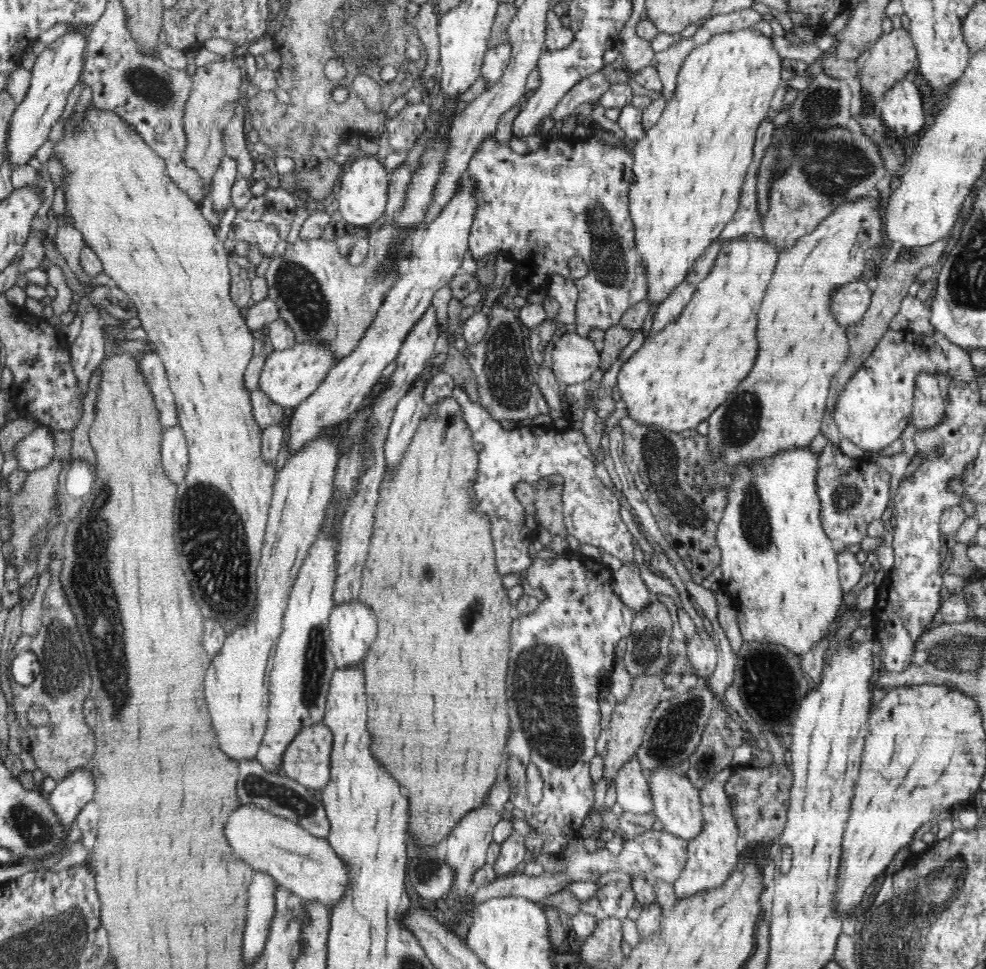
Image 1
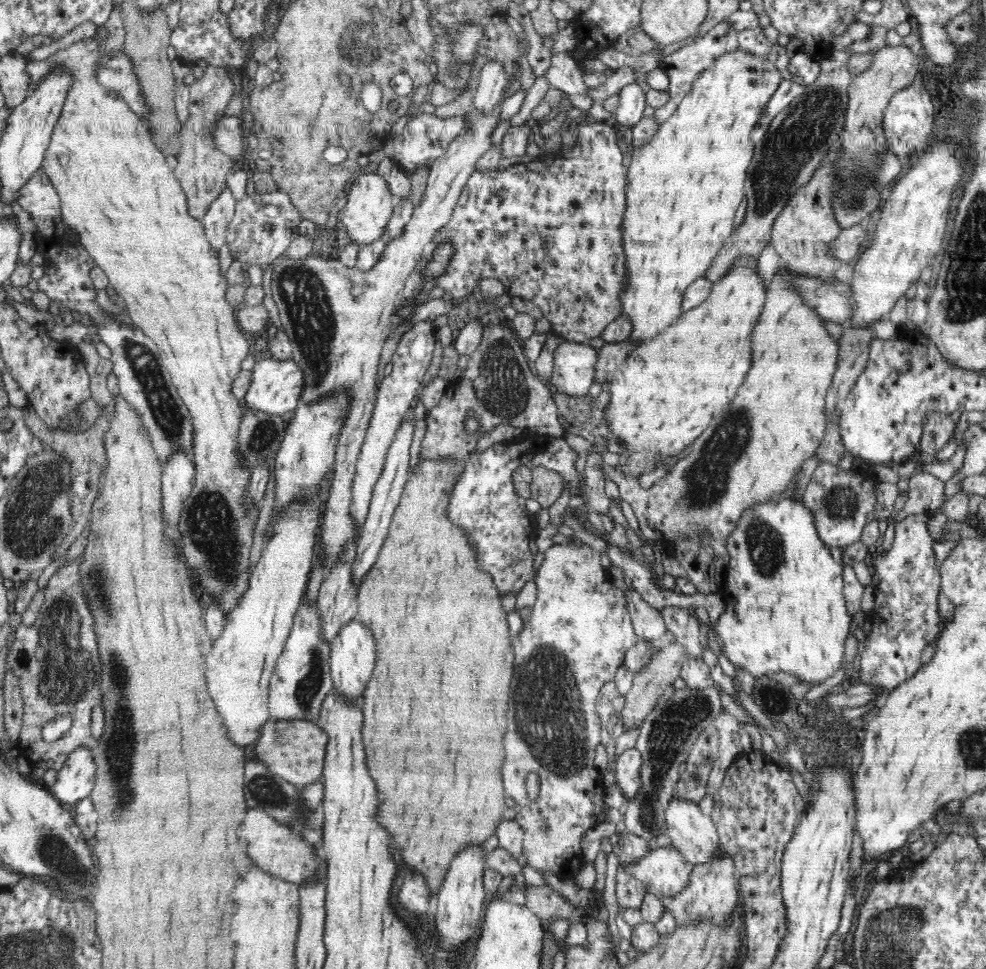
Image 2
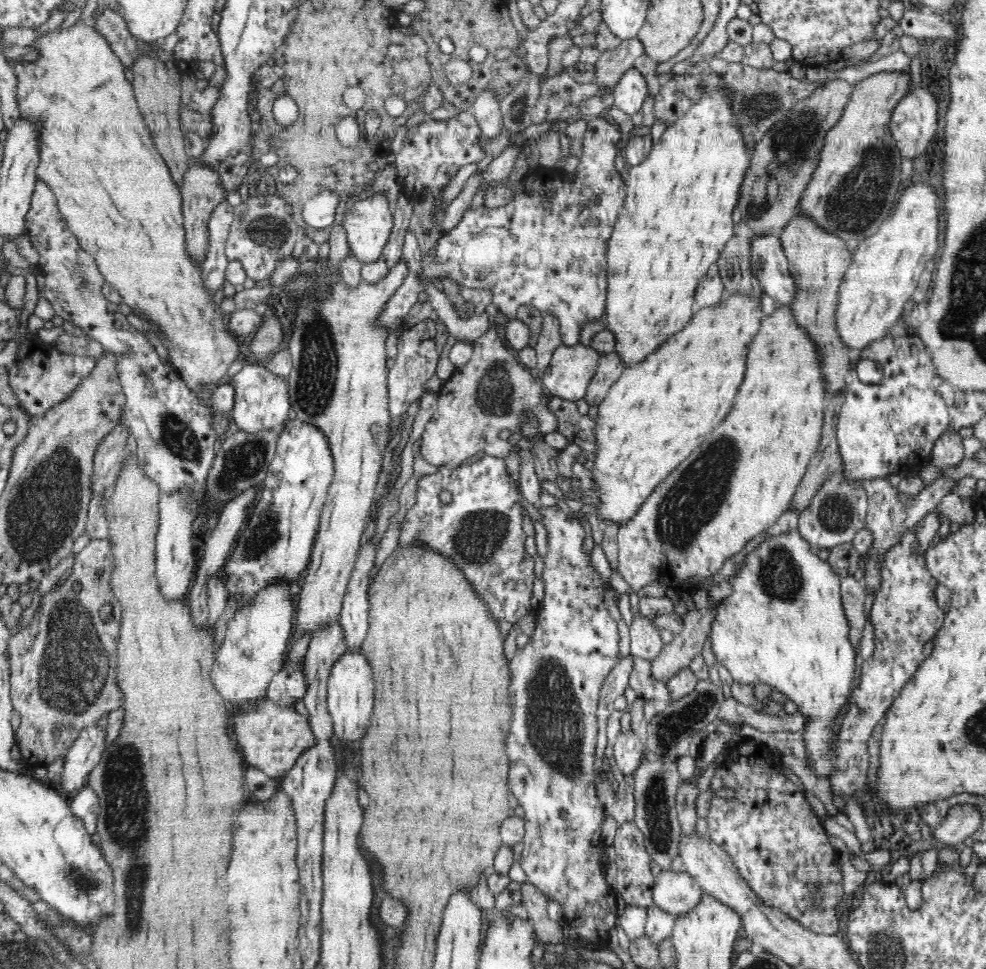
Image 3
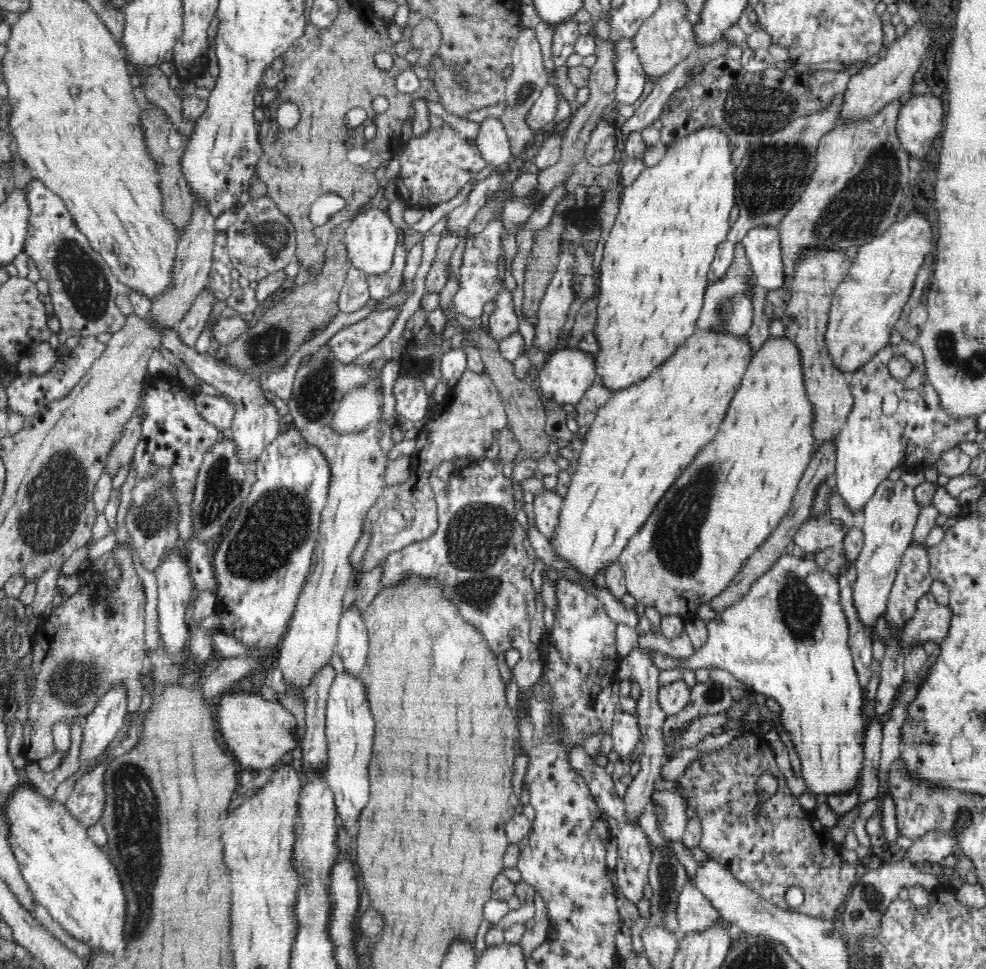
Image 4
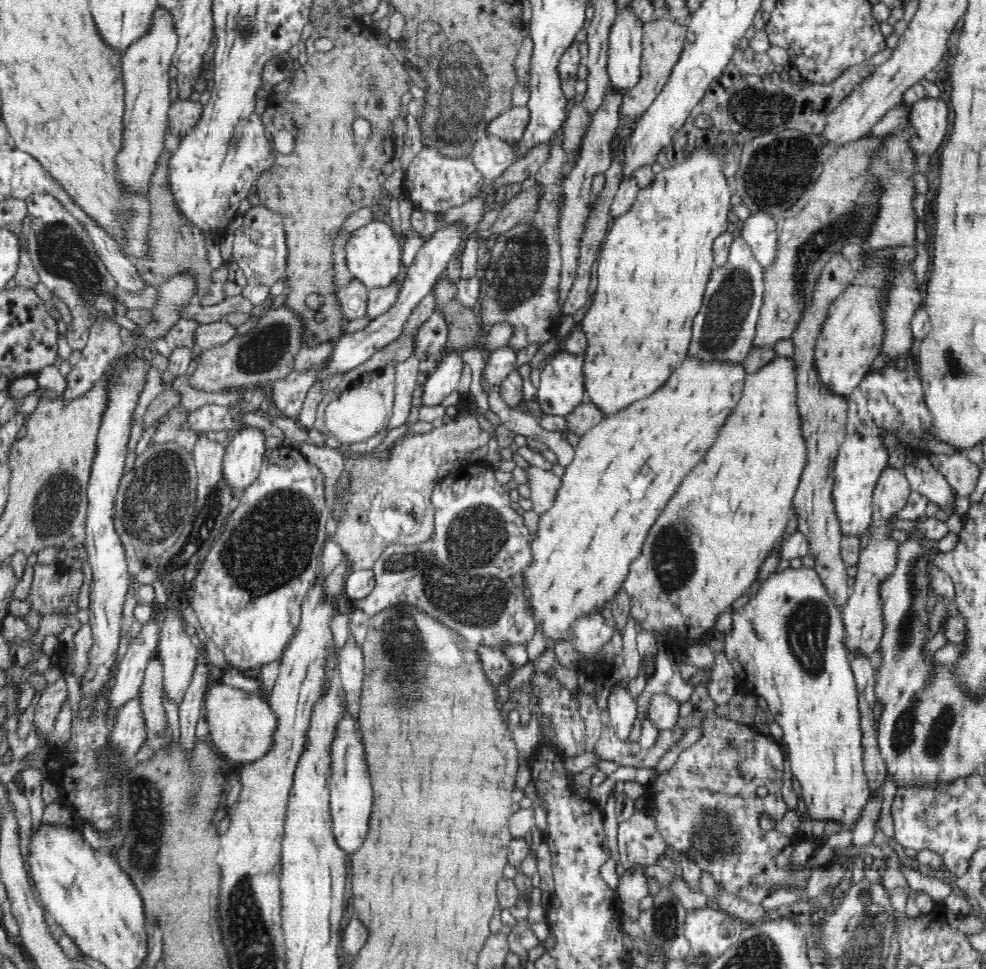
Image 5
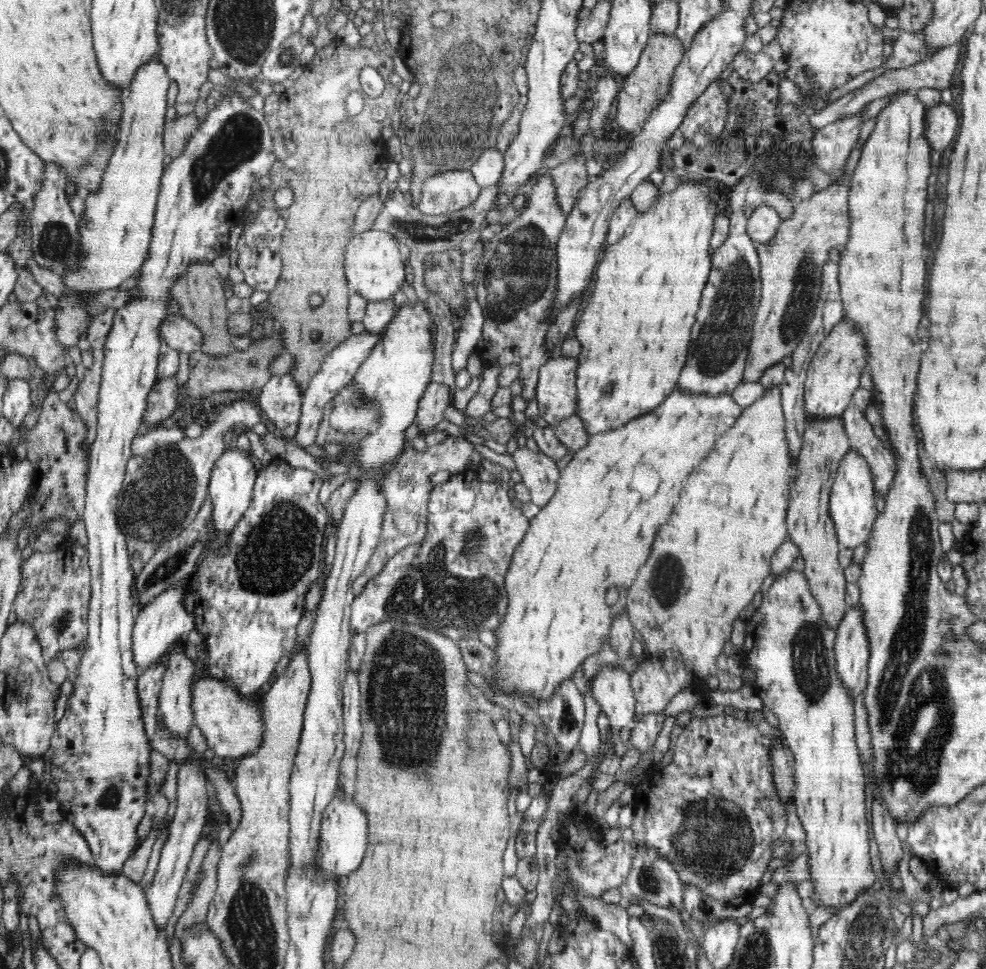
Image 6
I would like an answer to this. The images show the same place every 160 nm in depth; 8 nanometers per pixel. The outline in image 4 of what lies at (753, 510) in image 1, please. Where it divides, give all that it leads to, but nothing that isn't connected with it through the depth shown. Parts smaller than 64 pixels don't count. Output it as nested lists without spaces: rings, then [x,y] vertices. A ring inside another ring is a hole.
[[[799,550],[794,554],[780,555],[773,566],[749,587],[748,594],[740,602],[706,622],[708,638],[705,644],[684,660],[655,650],[651,645],[644,645],[660,672],[674,668],[681,671],[686,668],[694,671],[697,668],[721,668],[731,672],[753,693],[776,700],[781,706],[780,722],[800,757],[800,776],[805,780],[808,796],[826,798],[832,793],[851,791],[861,778],[867,723],[864,717],[864,692],[849,647],[849,626],[839,601],[838,578],[818,566],[814,559],[804,559]]]

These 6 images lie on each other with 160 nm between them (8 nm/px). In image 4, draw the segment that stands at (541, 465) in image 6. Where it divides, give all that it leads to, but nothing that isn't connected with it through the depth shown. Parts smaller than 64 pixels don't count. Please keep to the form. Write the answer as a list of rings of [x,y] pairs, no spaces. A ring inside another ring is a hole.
[[[544,488],[540,495],[535,496],[533,504],[538,531],[548,541],[552,541],[560,523],[559,517],[563,506],[563,498],[557,494],[556,490],[549,491]]]

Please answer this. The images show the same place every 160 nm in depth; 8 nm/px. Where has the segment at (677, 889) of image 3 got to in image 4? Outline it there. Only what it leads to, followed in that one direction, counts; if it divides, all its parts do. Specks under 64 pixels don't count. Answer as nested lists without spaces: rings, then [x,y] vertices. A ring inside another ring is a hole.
[[[690,881],[682,887],[677,906],[679,935],[707,929],[722,920],[721,914],[712,906],[704,893]]]

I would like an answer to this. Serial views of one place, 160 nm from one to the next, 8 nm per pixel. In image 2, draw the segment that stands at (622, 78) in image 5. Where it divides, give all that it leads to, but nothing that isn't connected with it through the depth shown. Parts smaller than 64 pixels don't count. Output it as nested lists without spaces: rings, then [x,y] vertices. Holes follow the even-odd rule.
[[[637,82],[626,84],[619,92],[618,112],[615,118],[619,129],[632,129],[643,118],[647,102],[642,87]]]

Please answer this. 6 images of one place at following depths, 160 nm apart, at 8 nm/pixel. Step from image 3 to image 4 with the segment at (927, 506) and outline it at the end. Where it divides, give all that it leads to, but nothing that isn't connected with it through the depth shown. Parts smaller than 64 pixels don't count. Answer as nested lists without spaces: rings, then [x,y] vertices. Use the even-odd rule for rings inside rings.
[[[900,479],[893,482],[892,480],[884,480],[876,490],[876,493],[869,502],[864,506],[864,526],[861,532],[864,536],[864,545],[858,558],[854,561],[857,570],[857,578],[853,584],[853,602],[860,621],[864,623],[864,627],[874,627],[877,618],[884,615],[887,611],[888,598],[893,588],[893,584],[897,575],[898,566],[901,563],[902,555],[906,548],[913,543],[913,531],[916,527],[917,519],[921,508],[915,500],[914,489],[906,486]]]

